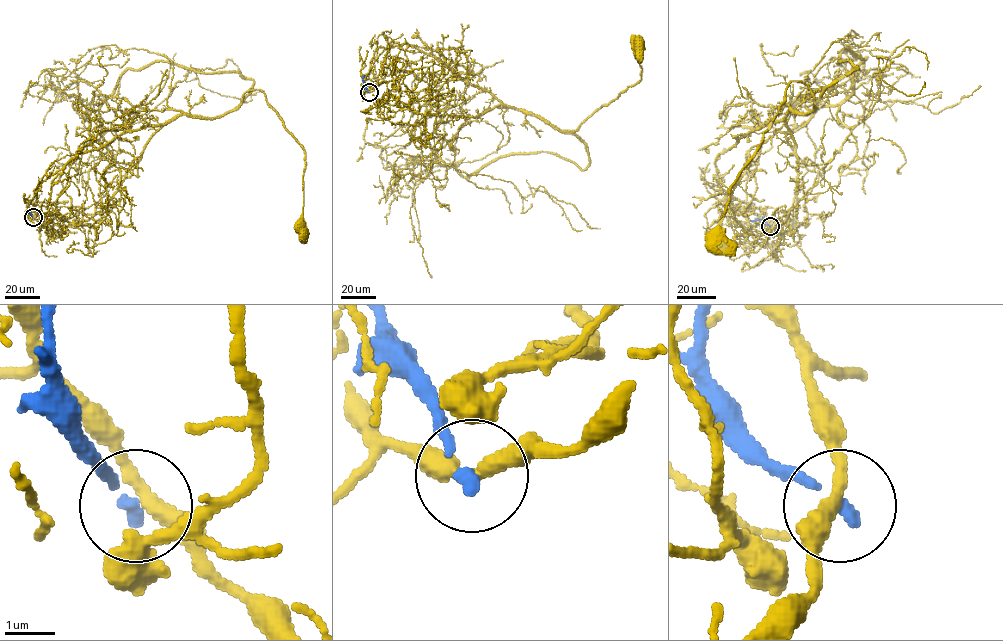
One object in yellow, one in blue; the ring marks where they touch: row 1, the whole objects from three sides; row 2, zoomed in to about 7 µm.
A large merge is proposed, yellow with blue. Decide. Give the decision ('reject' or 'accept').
reject

